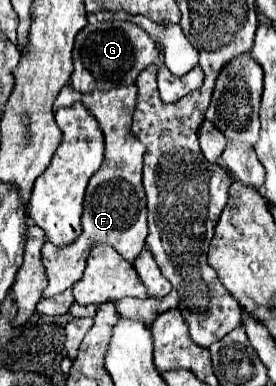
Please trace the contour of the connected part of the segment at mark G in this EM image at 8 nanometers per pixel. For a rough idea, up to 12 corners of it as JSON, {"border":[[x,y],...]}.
{"border":[[125,20],[87,24],[73,48],[79,92],[129,86],[159,60]]}

